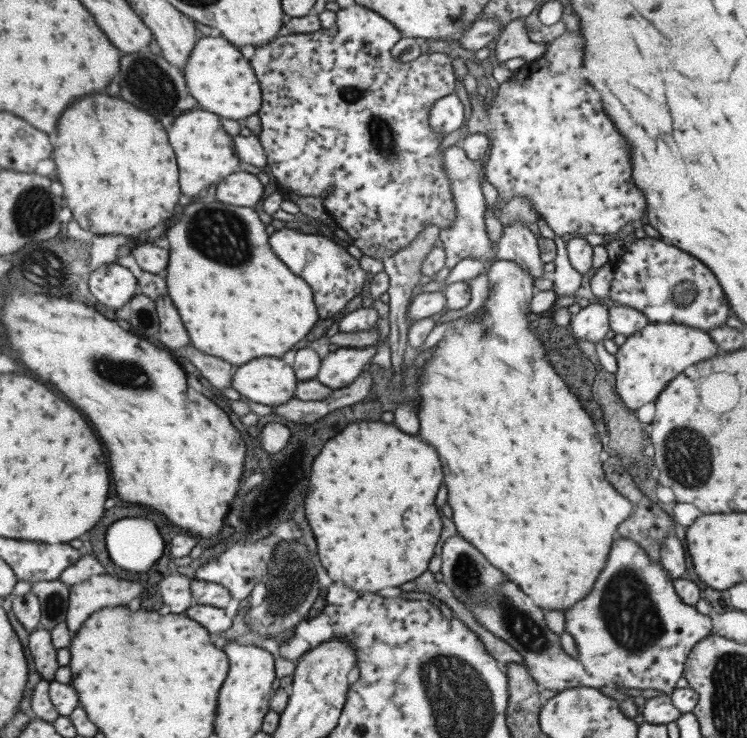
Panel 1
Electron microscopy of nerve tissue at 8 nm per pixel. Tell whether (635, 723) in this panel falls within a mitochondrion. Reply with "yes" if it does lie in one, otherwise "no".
no

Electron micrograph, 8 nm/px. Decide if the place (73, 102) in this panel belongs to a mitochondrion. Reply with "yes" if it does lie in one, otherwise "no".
no

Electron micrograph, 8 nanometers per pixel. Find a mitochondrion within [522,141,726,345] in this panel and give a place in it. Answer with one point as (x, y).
(684, 293)

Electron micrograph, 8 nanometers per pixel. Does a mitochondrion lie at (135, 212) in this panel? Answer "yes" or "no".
no

